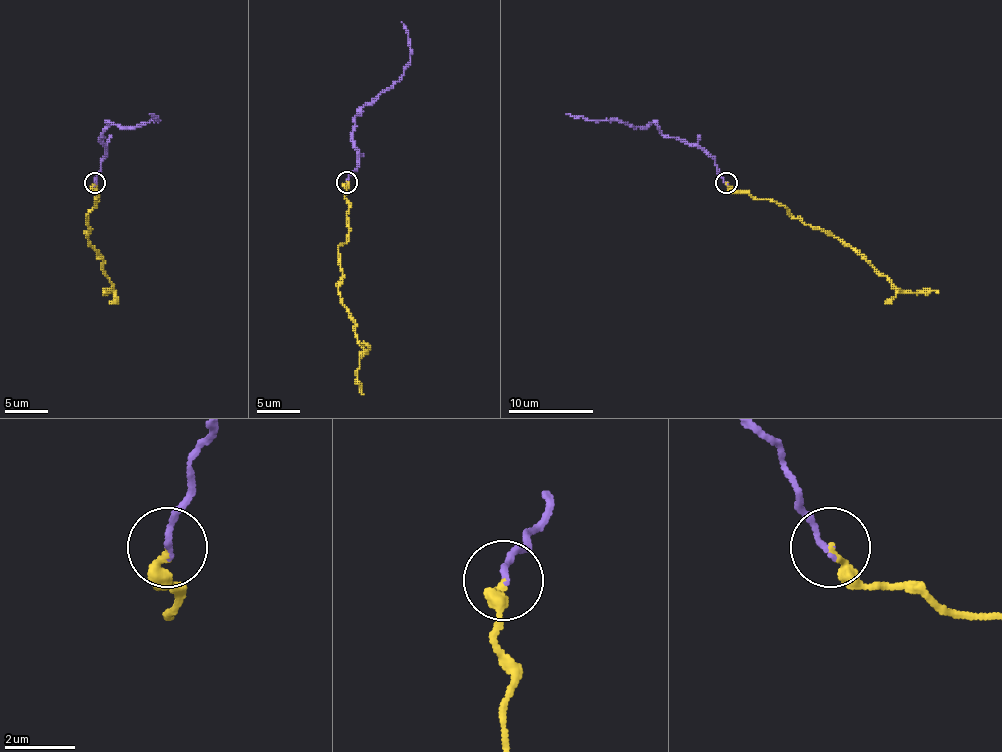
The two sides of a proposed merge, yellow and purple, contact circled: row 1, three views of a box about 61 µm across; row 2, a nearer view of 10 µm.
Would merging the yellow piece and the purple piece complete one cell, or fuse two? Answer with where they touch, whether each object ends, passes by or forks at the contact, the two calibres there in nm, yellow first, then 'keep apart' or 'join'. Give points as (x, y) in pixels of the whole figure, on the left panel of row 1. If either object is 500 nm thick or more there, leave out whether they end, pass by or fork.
(95, 182) | yellow ends | purple ends | 220/140 nm | join

